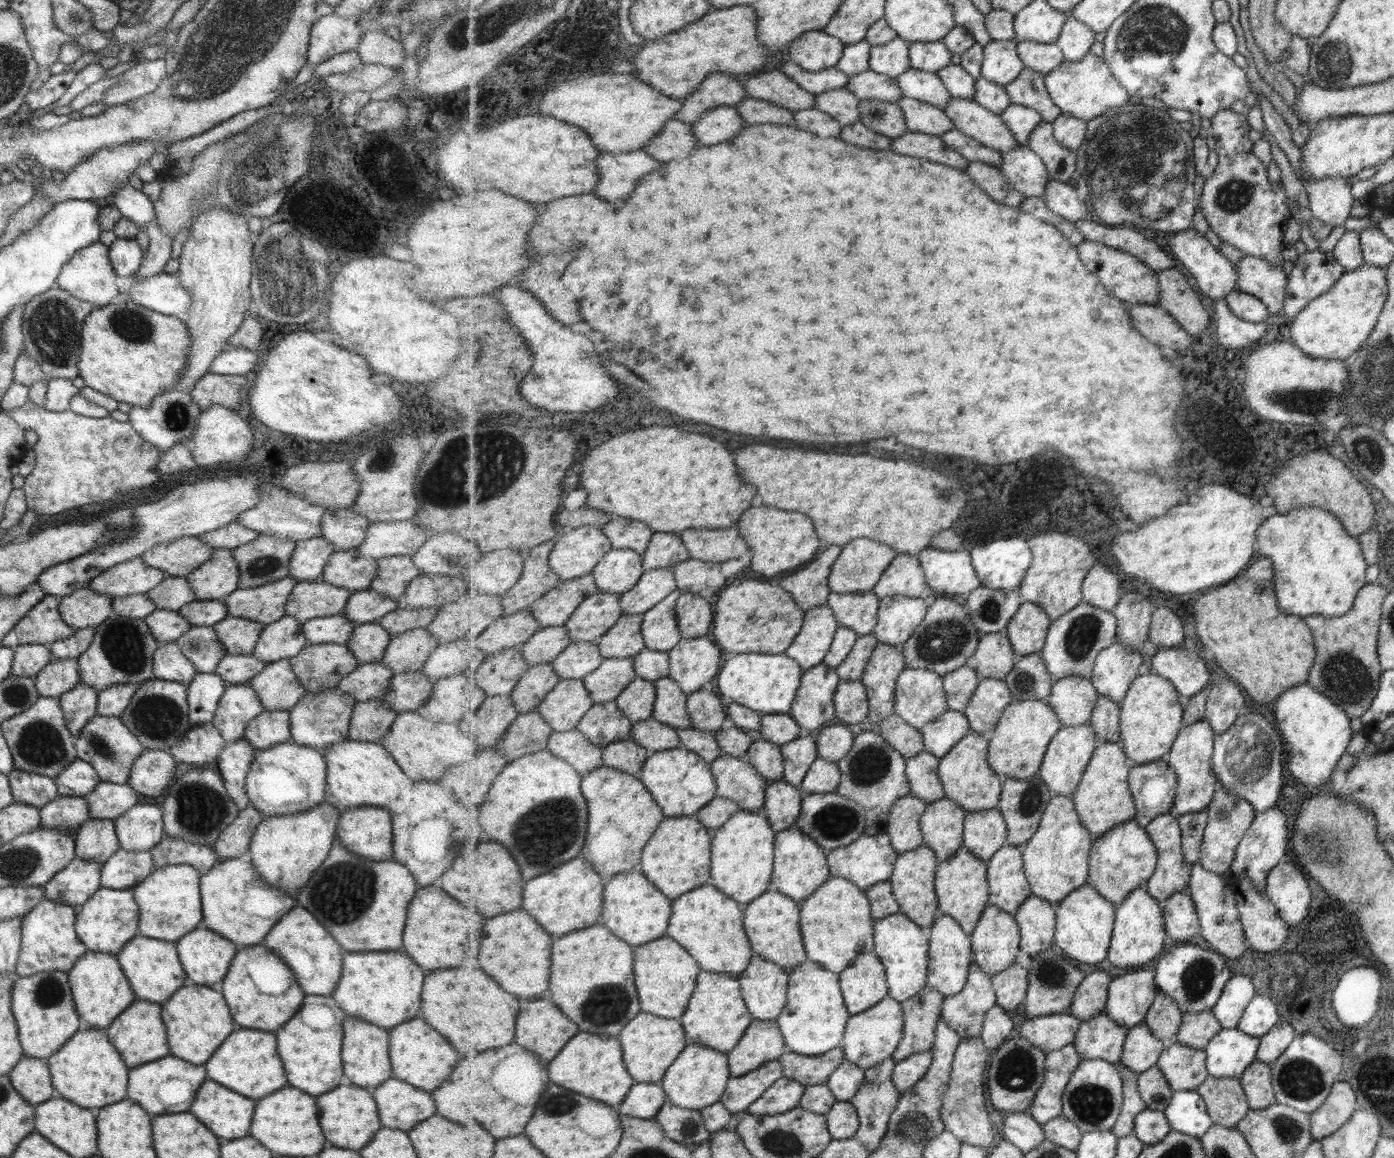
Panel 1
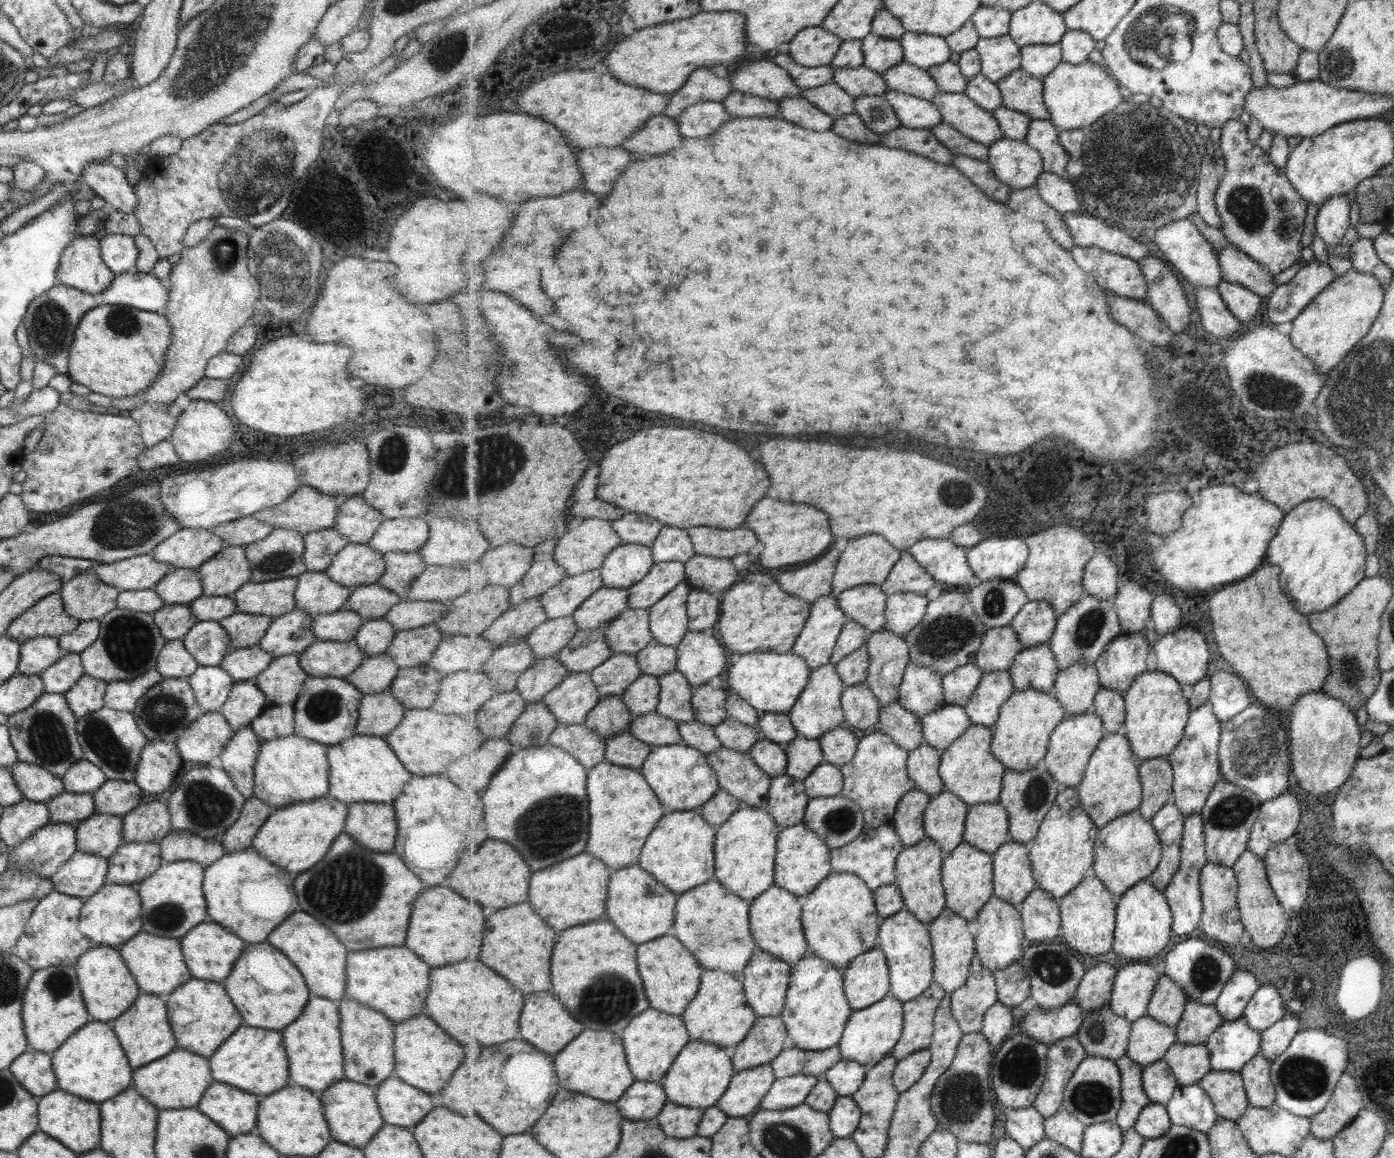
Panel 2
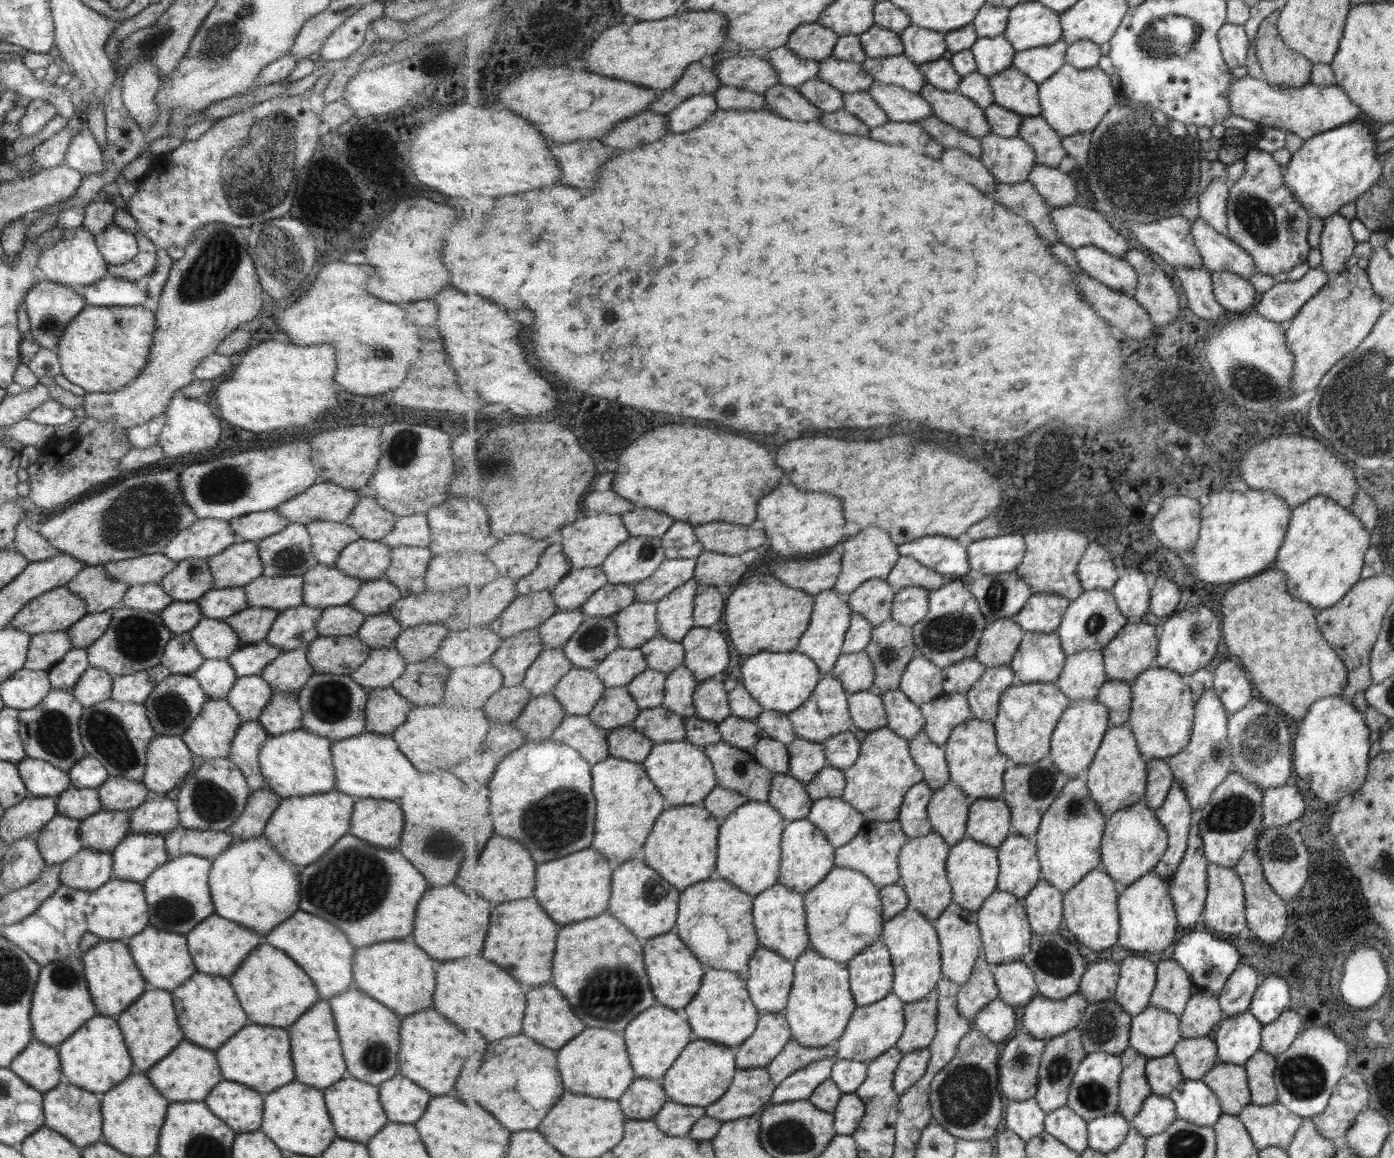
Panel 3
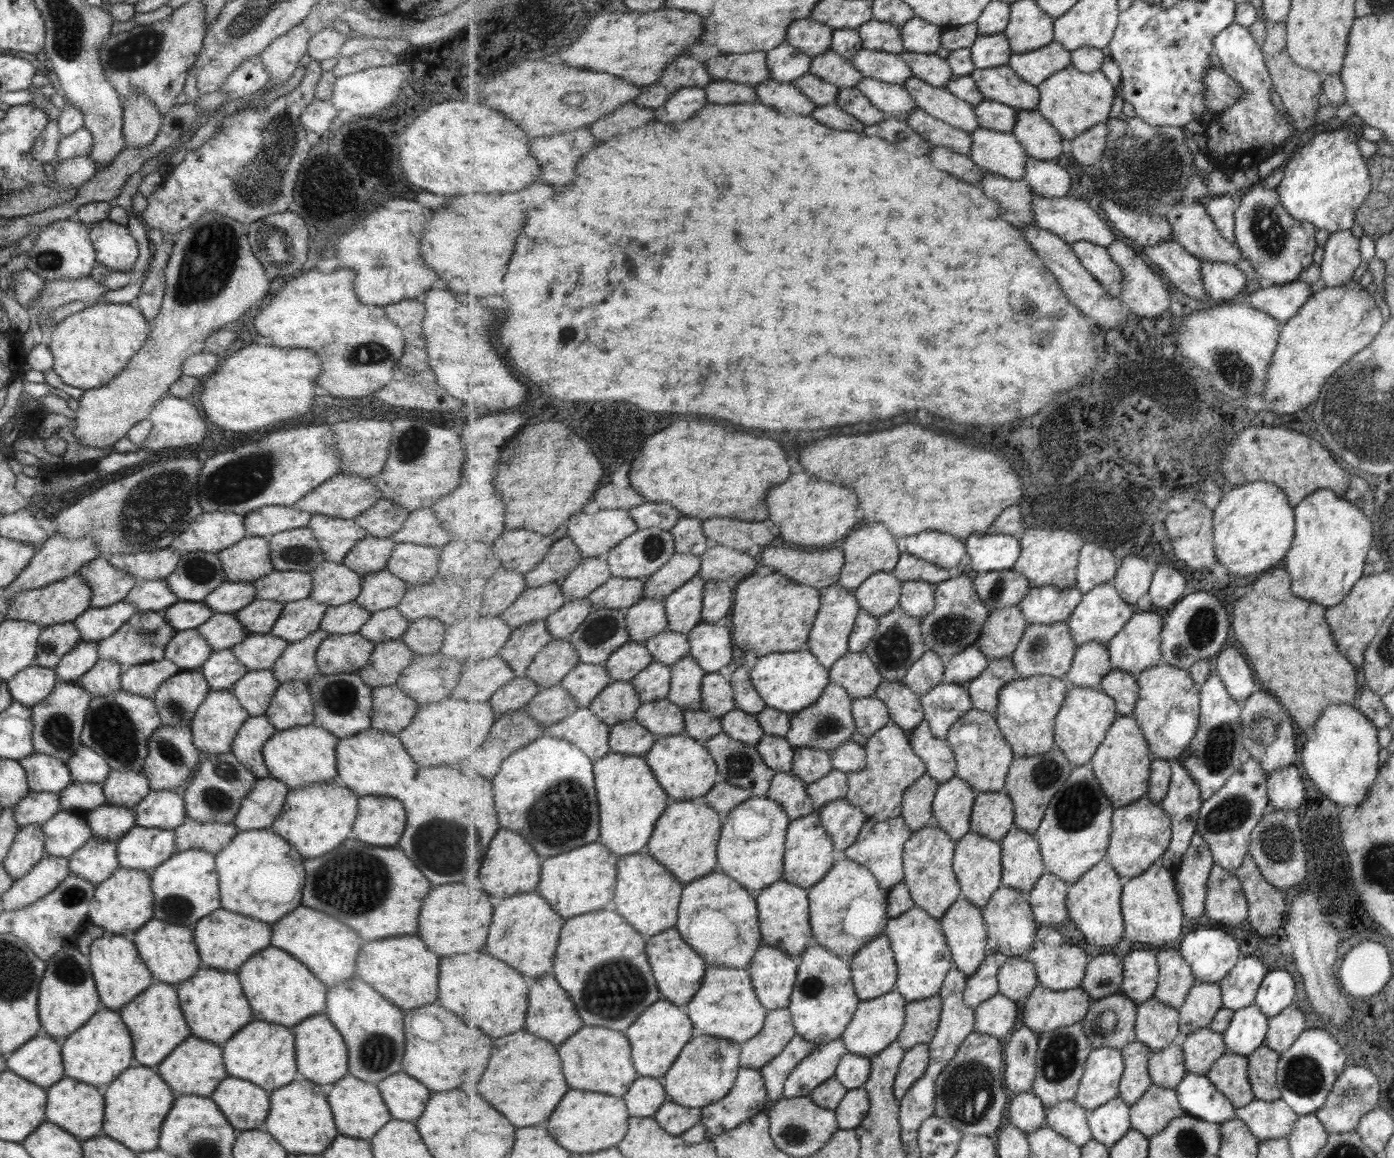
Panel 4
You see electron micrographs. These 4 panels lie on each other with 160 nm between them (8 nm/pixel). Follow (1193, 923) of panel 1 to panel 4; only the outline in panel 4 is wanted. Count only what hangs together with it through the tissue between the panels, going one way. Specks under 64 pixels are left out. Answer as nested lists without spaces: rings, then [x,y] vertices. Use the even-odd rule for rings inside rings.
[[[1195,833],[1189,850],[1175,870],[1177,890],[1184,905],[1188,920],[1205,914],[1207,900],[1207,880],[1216,861],[1209,843],[1199,833]]]

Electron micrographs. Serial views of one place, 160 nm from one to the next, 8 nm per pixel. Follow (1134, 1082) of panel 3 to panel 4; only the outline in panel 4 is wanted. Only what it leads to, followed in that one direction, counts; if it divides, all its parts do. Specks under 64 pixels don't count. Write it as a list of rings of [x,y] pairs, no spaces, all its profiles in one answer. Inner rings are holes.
[[[1137,1040],[1123,1049],[1126,1069],[1120,1082],[1119,1095],[1130,1107],[1137,1104],[1154,1083],[1148,1067],[1154,1052],[1144,1042]]]

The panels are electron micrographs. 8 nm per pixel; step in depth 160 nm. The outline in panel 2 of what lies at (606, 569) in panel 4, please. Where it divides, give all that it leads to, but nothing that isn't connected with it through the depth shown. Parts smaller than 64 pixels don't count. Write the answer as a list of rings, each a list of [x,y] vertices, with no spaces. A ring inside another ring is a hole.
[[[601,569],[590,570],[575,576],[569,575],[560,585],[549,589],[539,598],[549,618],[573,615],[592,594],[604,587]]]

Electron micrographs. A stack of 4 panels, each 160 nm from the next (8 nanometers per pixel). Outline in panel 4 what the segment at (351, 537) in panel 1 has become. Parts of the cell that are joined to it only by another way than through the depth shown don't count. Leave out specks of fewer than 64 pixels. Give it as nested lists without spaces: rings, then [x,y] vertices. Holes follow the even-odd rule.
[[[379,498],[367,510],[353,517],[352,521],[368,536],[388,538],[402,527],[408,514],[408,510],[394,502]]]

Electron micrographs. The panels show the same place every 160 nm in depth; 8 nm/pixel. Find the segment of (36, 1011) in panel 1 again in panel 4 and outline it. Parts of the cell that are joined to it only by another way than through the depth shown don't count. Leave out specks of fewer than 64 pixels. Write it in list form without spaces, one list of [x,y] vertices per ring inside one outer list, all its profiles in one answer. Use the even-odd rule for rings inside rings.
[[[69,946],[56,952],[49,960],[46,960],[45,966],[38,986],[37,997],[37,1016],[39,1024],[42,1026],[41,1033],[53,1039],[61,1038],[61,1036],[67,1037],[82,1024],[85,1024],[91,1018],[91,1015],[101,1008],[88,958],[84,954],[81,954],[75,947]]]

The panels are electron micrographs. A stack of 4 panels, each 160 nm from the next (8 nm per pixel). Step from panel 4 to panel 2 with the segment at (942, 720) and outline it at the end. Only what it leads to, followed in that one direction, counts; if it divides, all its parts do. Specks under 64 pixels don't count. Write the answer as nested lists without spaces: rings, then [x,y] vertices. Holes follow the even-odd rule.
[[[945,704],[922,718],[925,743],[939,751],[949,749],[974,724],[964,706]]]

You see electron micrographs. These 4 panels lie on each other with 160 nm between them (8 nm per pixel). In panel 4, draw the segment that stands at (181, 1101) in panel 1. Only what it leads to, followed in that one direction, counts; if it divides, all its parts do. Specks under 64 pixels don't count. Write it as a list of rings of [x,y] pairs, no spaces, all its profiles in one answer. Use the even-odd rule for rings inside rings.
[[[192,1035],[185,1038],[154,1069],[172,1092],[199,1097],[209,1097],[219,1082],[227,1077],[221,1062],[221,1048]]]

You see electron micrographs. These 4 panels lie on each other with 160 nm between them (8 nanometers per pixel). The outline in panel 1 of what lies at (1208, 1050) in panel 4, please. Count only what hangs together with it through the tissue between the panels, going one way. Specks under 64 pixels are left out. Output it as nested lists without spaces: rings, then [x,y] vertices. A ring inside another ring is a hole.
[[[1168,1043],[1157,1065],[1168,1078],[1174,1091],[1195,1091],[1210,1075],[1207,1060],[1208,1054],[1205,1050],[1181,1043]]]

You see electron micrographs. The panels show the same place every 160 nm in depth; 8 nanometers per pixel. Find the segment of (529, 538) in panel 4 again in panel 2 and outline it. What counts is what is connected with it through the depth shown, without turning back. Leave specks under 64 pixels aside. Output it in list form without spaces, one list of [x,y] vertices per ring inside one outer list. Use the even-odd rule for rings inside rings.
[[[508,543],[490,549],[479,563],[486,568],[491,585],[499,584],[512,588],[521,582],[532,568],[534,553],[533,547]]]

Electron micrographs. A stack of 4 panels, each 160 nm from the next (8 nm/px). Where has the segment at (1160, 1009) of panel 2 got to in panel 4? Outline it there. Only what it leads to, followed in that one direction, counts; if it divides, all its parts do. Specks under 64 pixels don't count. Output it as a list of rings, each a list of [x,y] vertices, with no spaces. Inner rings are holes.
[[[1180,949],[1156,950],[1160,963],[1159,986],[1156,997],[1169,1006],[1180,1008],[1184,1005],[1193,985],[1197,983],[1192,966],[1181,954]]]

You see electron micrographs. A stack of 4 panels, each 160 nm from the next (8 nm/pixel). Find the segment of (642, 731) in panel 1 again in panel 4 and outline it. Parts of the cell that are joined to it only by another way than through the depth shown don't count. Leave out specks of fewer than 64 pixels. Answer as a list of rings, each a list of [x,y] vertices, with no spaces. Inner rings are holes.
[[[668,698],[642,703],[636,719],[657,737],[685,733],[684,709]]]

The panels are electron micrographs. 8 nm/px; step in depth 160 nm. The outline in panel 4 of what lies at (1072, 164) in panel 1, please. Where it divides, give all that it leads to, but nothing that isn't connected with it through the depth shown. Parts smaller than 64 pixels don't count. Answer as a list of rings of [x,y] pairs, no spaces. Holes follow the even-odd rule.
[[[1037,108],[1018,110],[1014,135],[1024,143],[1028,156],[1045,161],[1056,161],[1063,154],[1063,137],[1060,131]]]

